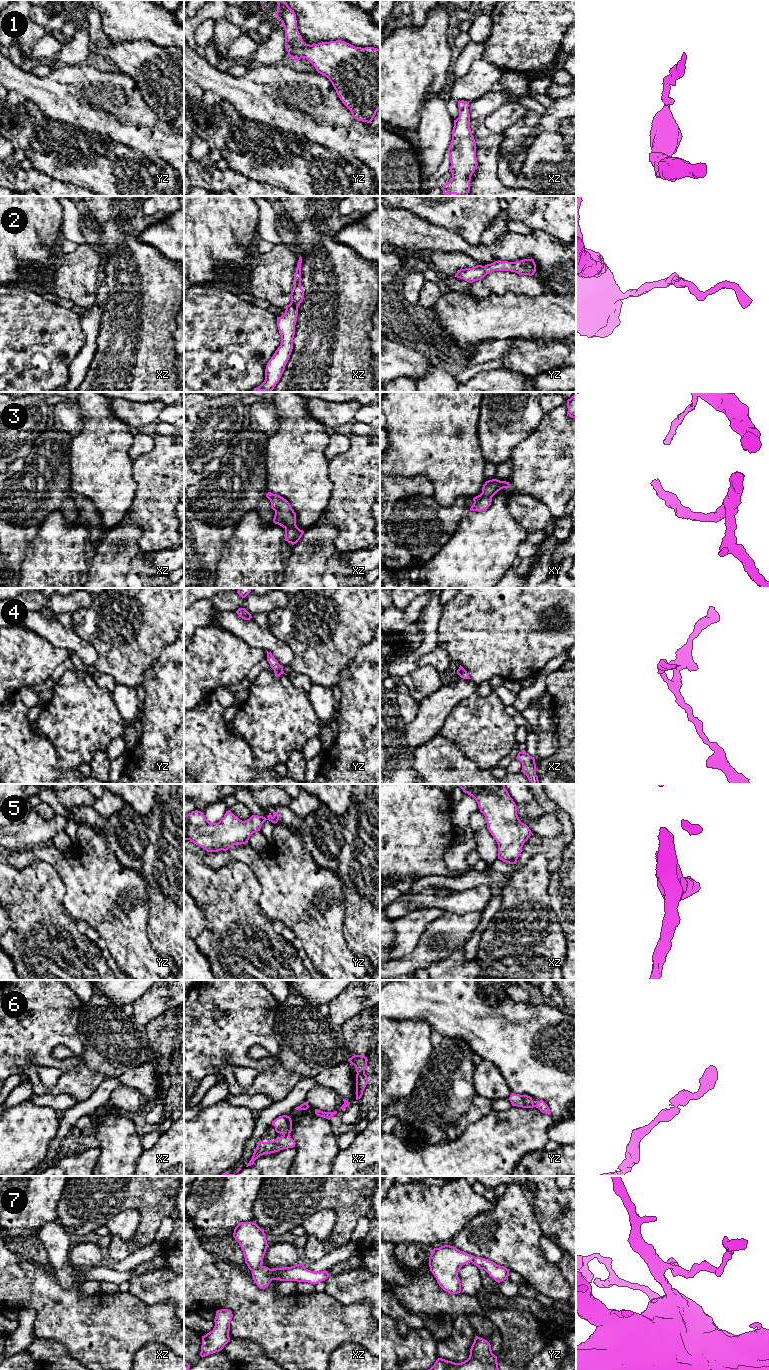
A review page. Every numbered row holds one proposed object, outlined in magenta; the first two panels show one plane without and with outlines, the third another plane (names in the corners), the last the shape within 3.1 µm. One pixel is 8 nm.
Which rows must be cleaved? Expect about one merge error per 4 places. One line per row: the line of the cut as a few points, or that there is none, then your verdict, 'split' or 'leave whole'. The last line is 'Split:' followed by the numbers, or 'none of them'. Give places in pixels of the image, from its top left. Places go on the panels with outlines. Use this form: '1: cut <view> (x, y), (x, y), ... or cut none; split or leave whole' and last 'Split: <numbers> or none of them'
1: cut none; leave whole
2: cut none; leave whole
3: cut none; leave whole
4: cut none; leave whole
5: cut none; leave whole
6: cut none; leave whole
7: cut none; leave whole
Split: none of them

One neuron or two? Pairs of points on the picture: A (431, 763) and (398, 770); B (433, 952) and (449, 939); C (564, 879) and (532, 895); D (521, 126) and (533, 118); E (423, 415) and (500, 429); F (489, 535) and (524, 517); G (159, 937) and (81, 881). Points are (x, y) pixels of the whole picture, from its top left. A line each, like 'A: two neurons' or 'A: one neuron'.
A: two neurons
B: one neuron
C: two neurons
D: one neuron
E: two neurons
F: two neurons
G: two neurons

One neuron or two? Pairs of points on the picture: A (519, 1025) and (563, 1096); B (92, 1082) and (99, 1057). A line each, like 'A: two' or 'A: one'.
A: one
B: two

